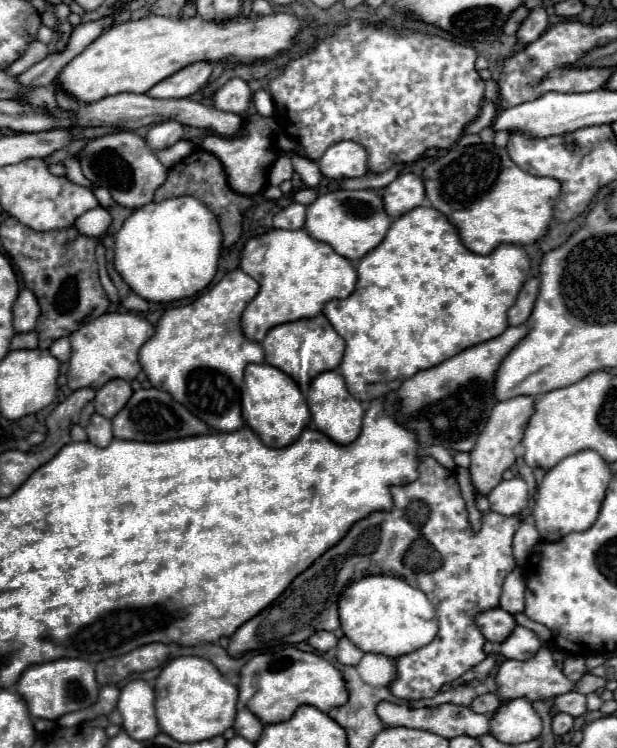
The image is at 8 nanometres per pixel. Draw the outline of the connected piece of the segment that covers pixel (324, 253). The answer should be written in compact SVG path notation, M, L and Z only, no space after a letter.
M272 228L246 242L240 268L260 284L260 292L242 314L242 332L254 342L262 342L272 326L318 316L326 302L348 298L356 288L356 268L332 250L330 244L312 238L302 230Z

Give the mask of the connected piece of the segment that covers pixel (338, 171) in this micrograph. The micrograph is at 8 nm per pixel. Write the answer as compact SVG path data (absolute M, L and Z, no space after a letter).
M338 142L320 156L318 166L326 178L358 178L368 170L366 150L356 142Z

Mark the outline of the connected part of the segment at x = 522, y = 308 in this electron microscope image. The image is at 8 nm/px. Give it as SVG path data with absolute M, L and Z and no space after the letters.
M528 278L526 284L522 286L514 306L508 310L508 324L510 326L520 326L528 320L528 316L532 314L536 296L538 296L538 288L540 288L540 280L538 278Z

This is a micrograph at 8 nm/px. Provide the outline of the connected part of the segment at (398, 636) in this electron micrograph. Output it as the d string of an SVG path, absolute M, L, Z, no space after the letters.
M370 576L352 582L340 598L338 612L340 626L354 646L362 652L376 652L388 658L400 658L430 644L438 632L438 620L430 600L402 578Z

